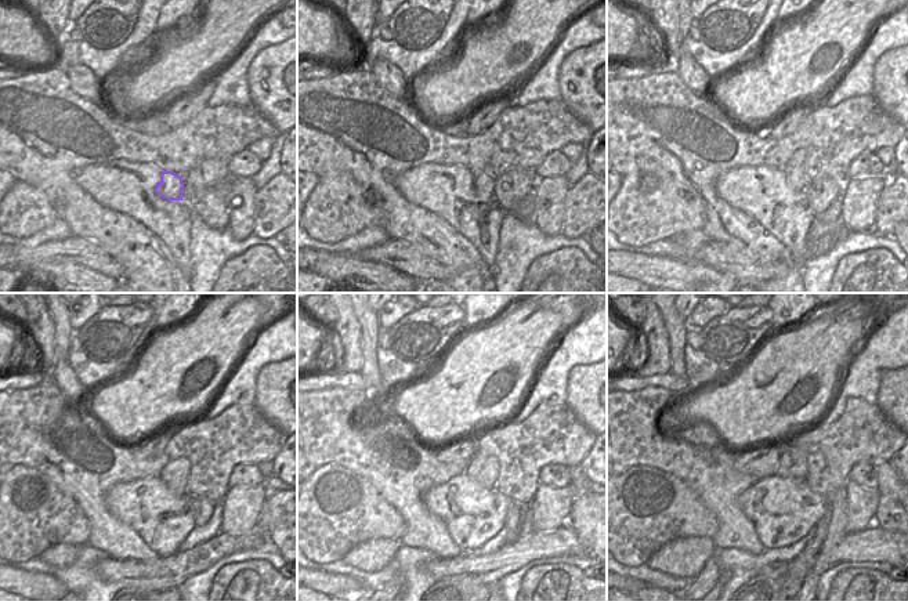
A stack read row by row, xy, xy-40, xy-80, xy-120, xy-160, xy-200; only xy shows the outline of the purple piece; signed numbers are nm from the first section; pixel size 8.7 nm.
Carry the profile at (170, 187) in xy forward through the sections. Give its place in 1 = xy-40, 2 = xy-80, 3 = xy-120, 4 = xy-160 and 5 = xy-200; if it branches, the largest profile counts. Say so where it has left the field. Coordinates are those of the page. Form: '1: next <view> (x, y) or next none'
1: next xy-40 (484, 184)
2: next xy-80 (795, 172)
3: next xy-120 (174, 474)
4: next xy-160 (484, 469)
5: next xy-200 (792, 464)

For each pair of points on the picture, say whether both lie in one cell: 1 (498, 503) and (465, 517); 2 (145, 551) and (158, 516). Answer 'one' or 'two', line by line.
1: one
2: two

